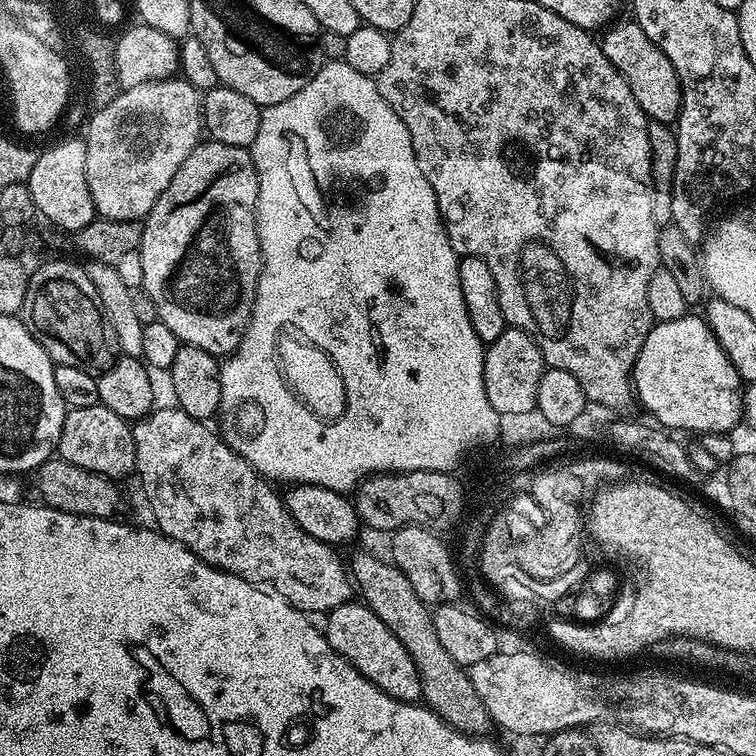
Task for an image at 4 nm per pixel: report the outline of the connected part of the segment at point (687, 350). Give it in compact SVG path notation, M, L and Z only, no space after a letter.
M700 314L674 318L674 322L653 323L650 334L646 334L646 342L642 342L642 350L638 350L638 358L634 362L632 387L638 404L640 400L641 406L653 416L651 419L668 430L681 428L684 432L696 434L728 434L733 431L731 428L736 423L741 423L744 414L744 394L738 370L734 370L734 362L726 358L726 350L722 350L718 338L714 338L707 320Z

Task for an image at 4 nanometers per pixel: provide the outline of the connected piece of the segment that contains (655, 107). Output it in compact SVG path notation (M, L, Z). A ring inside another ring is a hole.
M627 19L621 24L616 22L603 29L600 49L604 51L606 58L610 58L618 74L626 78L630 86L630 94L634 94L645 116L649 120L675 125L676 119L680 117L682 106L678 74L674 66L670 66L670 58L666 58L666 54L662 54L662 50L658 50L658 46L654 46L650 38L646 38L646 30L642 30L642 26L638 26L635 19Z

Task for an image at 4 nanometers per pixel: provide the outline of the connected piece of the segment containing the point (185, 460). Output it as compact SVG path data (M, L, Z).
M179 406L171 407L157 407L149 412L147 416L143 416L141 420L135 421L132 424L134 446L136 447L135 475L137 477L140 476L141 482L144 483L144 492L148 495L149 502L152 503L152 512L156 515L155 527L163 532L165 536L170 537L170 539L177 540L182 547L191 550L198 558L202 558L202 562L206 562L211 568L219 568L221 572L229 572L238 578L246 578L246 582L261 585L267 588L269 592L274 592L276 595L289 600L292 605L302 612L327 614L333 608L349 603L354 596L354 581L349 569L346 567L345 561L344 564L340 561L340 556L336 553L339 551L333 545L323 544L318 538L306 534L306 530L302 530L298 526L298 522L294 522L294 518L288 513L288 507L284 504L284 496L281 493L276 493L272 489L275 487L265 480L263 476L256 473L250 466L250 462L246 462L246 458L242 458L234 449L228 447L215 431L212 433L205 421L190 418L190 414L183 412Z

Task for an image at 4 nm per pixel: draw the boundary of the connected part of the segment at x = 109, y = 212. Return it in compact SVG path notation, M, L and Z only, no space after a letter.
M169 78L167 80L151 80L145 84L139 84L133 88L126 88L117 91L112 100L108 101L104 108L100 108L91 113L92 121L88 124L88 136L83 137L86 146L86 182L90 186L90 198L96 207L97 217L114 220L140 220L151 212L154 202L170 186L174 174L186 162L186 158L196 149L197 144L202 140L202 96L196 91L194 86L190 86L183 78Z

